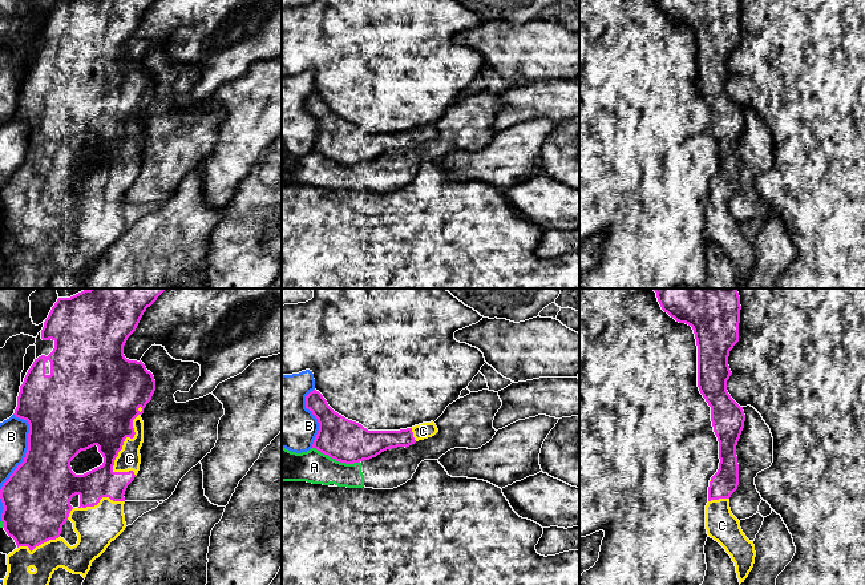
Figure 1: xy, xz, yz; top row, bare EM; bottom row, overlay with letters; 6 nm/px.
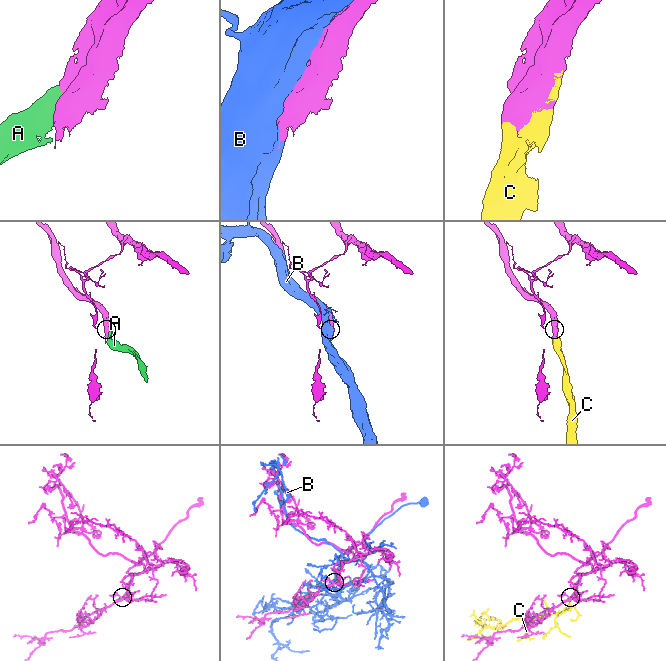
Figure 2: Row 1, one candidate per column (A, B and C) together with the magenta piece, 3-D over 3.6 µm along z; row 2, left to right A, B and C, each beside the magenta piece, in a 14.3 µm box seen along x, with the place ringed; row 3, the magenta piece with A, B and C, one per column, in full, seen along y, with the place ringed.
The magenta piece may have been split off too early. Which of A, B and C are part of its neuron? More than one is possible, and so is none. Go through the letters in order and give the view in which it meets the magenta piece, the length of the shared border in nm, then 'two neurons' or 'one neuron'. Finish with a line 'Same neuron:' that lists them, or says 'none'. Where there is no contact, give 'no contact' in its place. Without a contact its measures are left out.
A: xz | 300 nm | two neurons
B: xy | 480 nm | two neurons
C: xy | 440 nm | one neuron
Same neuron: C

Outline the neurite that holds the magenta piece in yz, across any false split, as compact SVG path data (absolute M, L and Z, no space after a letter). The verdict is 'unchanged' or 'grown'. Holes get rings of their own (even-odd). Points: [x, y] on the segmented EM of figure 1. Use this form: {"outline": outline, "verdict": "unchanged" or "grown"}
{"outline": "M652 289L664 312L692 327L698 346L698 387L711 407L719 441L719 469L711 477L706 505L707 534L731 556L739 582L755 564L755 545L732 515L729 497L739 485L736 445L745 415L727 391L729 351L739 342L740 296L736 289Z", "verdict": "grown"}

